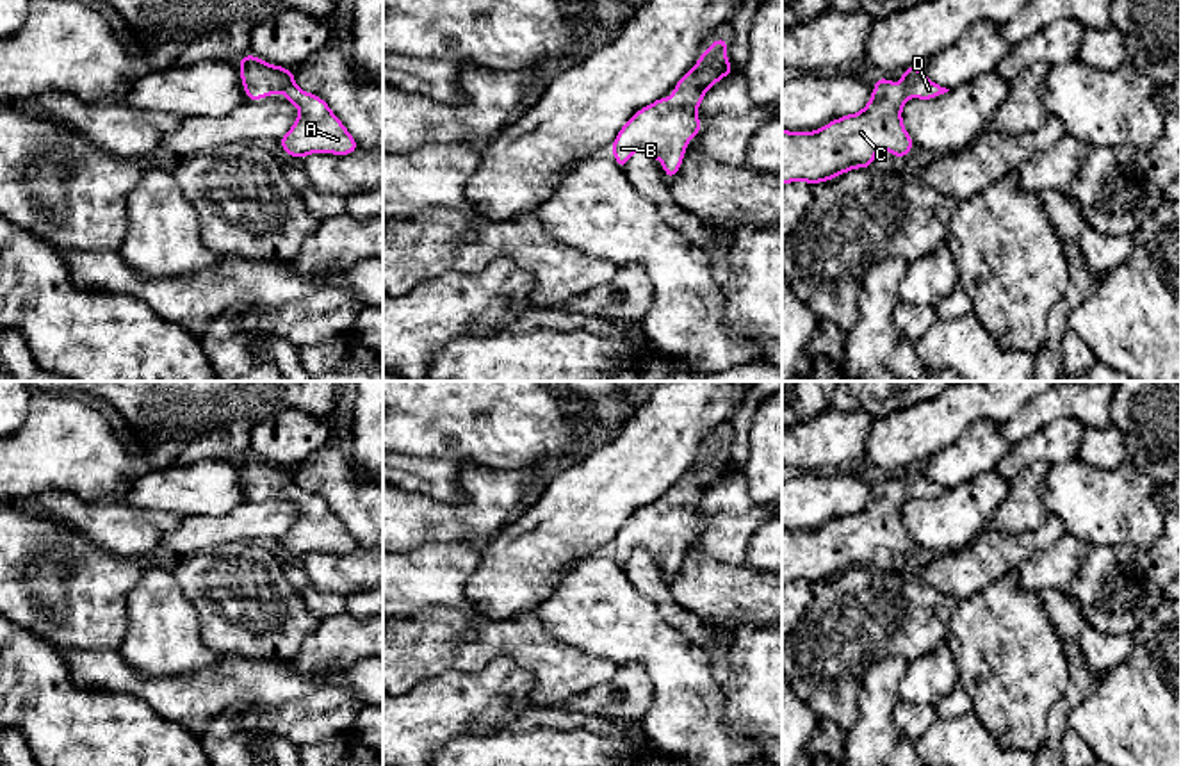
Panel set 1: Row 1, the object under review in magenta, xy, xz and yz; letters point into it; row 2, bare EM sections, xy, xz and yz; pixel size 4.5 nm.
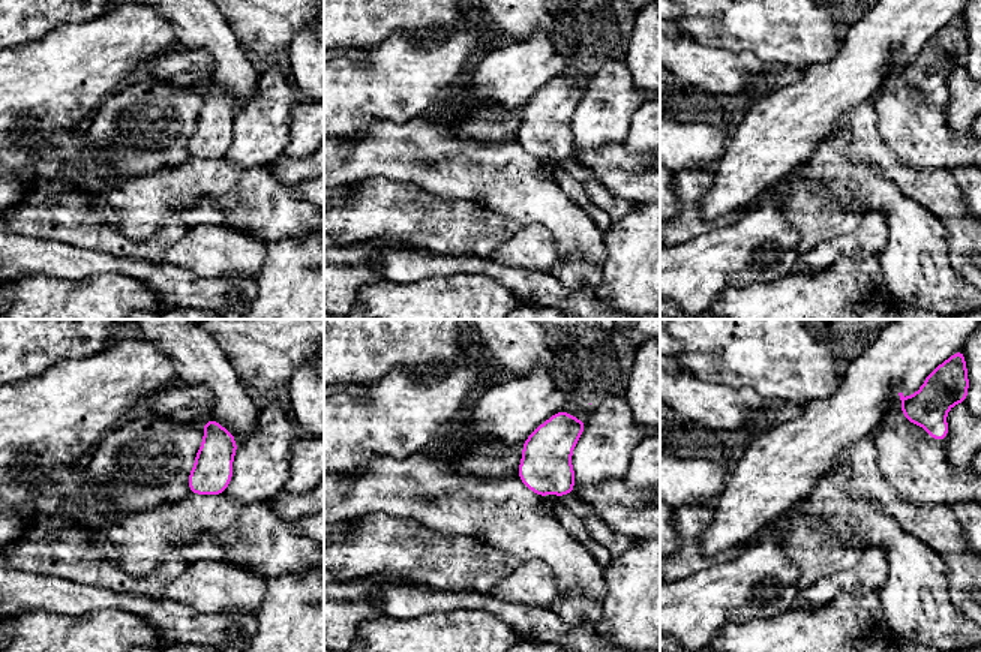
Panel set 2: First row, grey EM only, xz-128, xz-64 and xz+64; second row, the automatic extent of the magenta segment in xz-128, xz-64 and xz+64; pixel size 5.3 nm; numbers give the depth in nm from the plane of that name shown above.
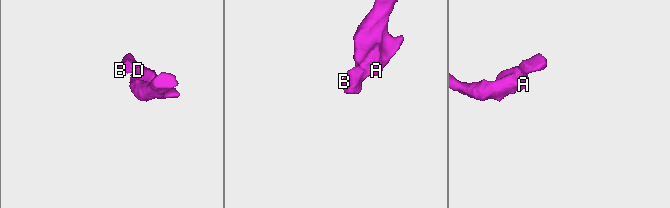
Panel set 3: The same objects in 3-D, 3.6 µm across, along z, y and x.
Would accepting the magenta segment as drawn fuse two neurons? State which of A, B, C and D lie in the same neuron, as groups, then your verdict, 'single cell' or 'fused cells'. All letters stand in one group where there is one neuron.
A B C D; single cell

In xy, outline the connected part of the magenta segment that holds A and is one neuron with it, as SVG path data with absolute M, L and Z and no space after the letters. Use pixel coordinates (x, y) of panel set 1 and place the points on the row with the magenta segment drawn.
M251 53L239 61L239 68L248 102L283 91L283 100L299 109L299 118L278 141L292 159L303 159L308 153L349 155L358 150L358 143L328 103L294 84L292 69L264 62Z

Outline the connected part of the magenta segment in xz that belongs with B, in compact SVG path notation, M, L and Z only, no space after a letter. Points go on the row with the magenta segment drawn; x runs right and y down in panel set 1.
M725 36L716 39L698 62L677 82L670 98L664 96L639 109L618 132L611 151L623 171L629 157L641 150L659 159L666 180L673 178L684 160L688 143L704 126L696 116L704 94L723 77L734 73L727 61Z

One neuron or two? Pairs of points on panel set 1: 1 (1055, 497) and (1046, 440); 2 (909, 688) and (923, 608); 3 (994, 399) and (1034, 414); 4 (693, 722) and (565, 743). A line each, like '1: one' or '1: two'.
1: two
2: two
3: two
4: two

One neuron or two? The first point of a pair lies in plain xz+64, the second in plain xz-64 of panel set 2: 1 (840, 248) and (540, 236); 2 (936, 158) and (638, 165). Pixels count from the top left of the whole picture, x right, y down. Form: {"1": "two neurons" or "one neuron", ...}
{"1": "one neuron", "2": "one neuron"}

